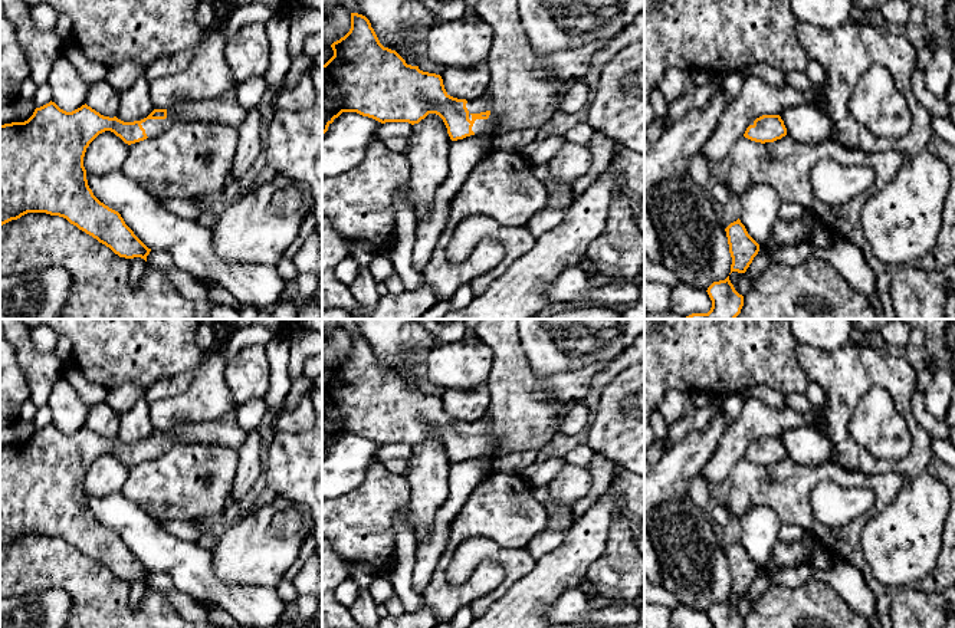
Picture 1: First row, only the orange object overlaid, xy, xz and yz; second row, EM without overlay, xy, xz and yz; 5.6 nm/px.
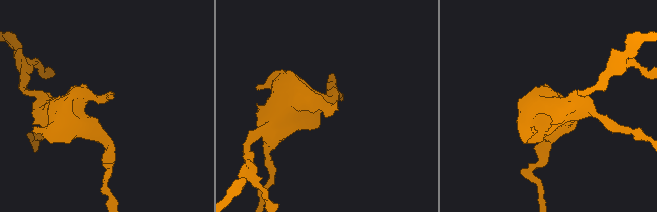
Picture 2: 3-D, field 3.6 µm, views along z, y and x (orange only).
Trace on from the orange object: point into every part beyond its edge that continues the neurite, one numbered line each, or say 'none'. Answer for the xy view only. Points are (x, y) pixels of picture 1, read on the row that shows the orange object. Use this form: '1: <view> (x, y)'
1: xy (226, 109)

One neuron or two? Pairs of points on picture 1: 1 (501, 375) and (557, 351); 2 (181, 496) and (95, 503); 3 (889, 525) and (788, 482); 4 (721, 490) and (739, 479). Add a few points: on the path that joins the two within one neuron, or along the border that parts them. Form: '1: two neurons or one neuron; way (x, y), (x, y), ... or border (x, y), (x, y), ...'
1: two neurons; border (518, 334), (537, 374), (563, 371)
2: two neurons; border (120, 492), (157, 522)
3: two neurons; border (896, 493), (896, 497), (863, 528), (862, 549)
4: two neurons; border (728, 480), (729, 490), (725, 503)

